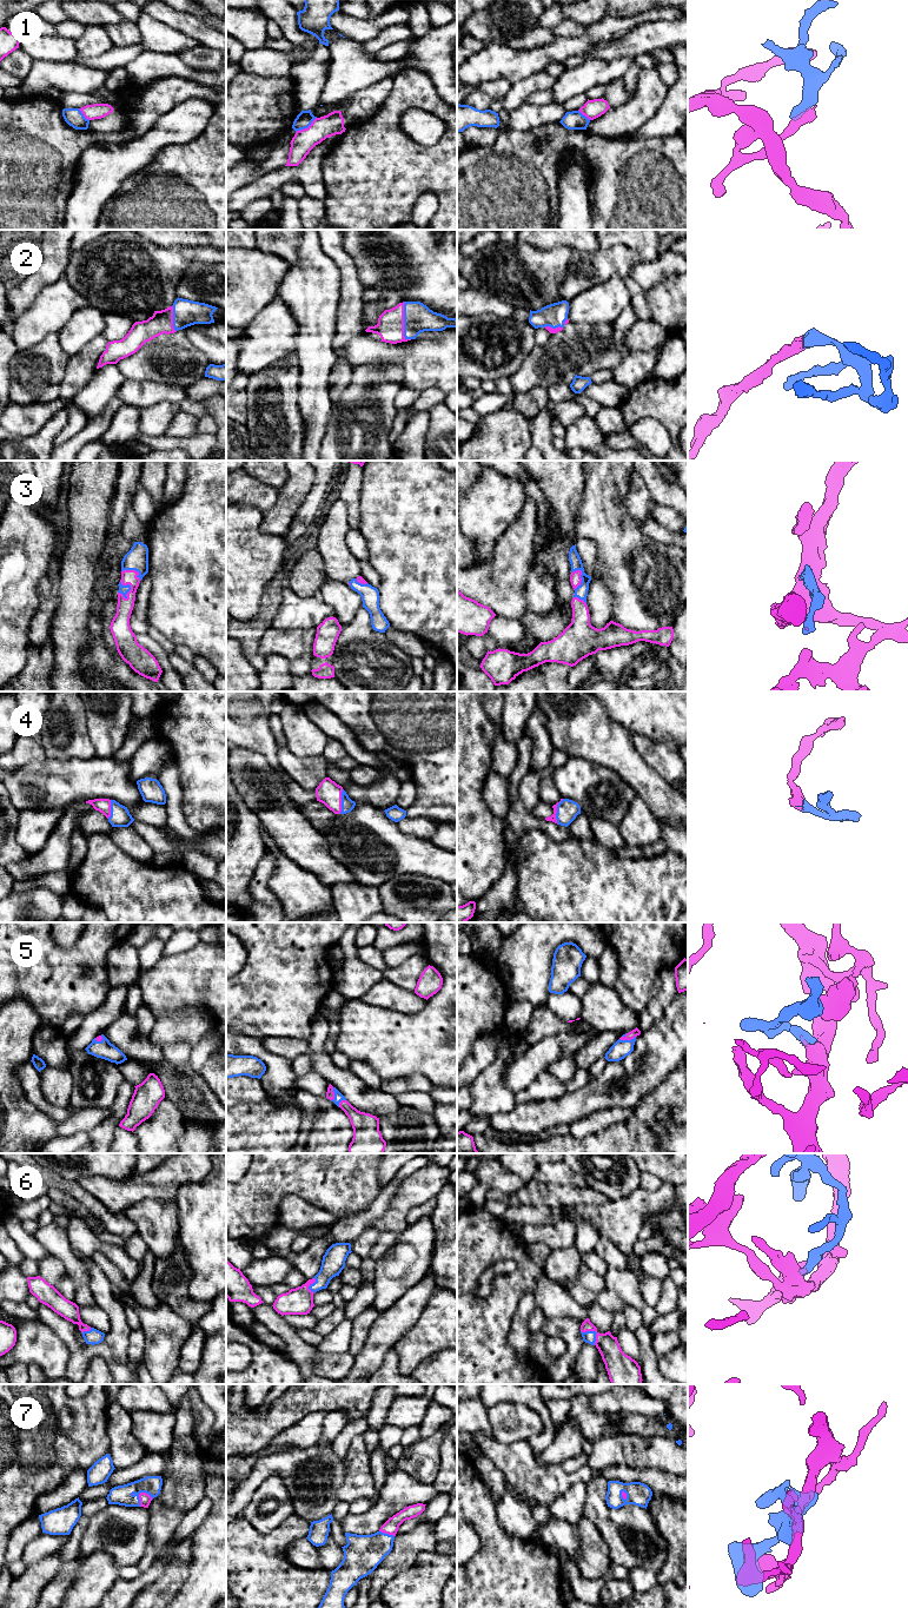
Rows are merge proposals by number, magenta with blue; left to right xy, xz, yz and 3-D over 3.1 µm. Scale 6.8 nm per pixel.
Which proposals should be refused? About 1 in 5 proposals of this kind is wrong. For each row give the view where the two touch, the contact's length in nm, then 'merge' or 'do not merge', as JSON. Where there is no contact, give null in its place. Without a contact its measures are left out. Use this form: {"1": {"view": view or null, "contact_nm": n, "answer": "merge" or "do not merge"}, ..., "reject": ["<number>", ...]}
{"1": {"view": "xz", "contact_nm": 180, "answer": "do not merge"}, "2": {"view": "xz", "contact_nm": 260, "answer": "merge"}, "3": {"view": "xy", "contact_nm": 130, "answer": "merge"}, "4": {"view": "yz", "contact_nm": 180, "answer": "merge"}, "5": {"view": "yz", "contact_nm": 110, "answer": "merge"}, "6": {"view": "yz", "contact_nm": 140, "answer": "merge"}, "7": {"view": "xy", "contact_nm": 110, "answer": "merge"}, "reject": ["1"]}

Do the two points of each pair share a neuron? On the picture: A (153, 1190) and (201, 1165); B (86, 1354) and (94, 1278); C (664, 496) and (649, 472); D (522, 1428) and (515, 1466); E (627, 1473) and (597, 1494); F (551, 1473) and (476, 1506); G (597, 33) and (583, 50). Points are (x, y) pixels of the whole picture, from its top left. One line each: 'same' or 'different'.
A: same
B: same
C: same
D: different
E: different
F: different
G: same

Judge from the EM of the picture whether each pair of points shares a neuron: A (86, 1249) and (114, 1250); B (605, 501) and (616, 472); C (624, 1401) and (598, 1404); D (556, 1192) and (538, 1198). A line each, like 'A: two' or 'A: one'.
A: one
B: one
C: one
D: one

